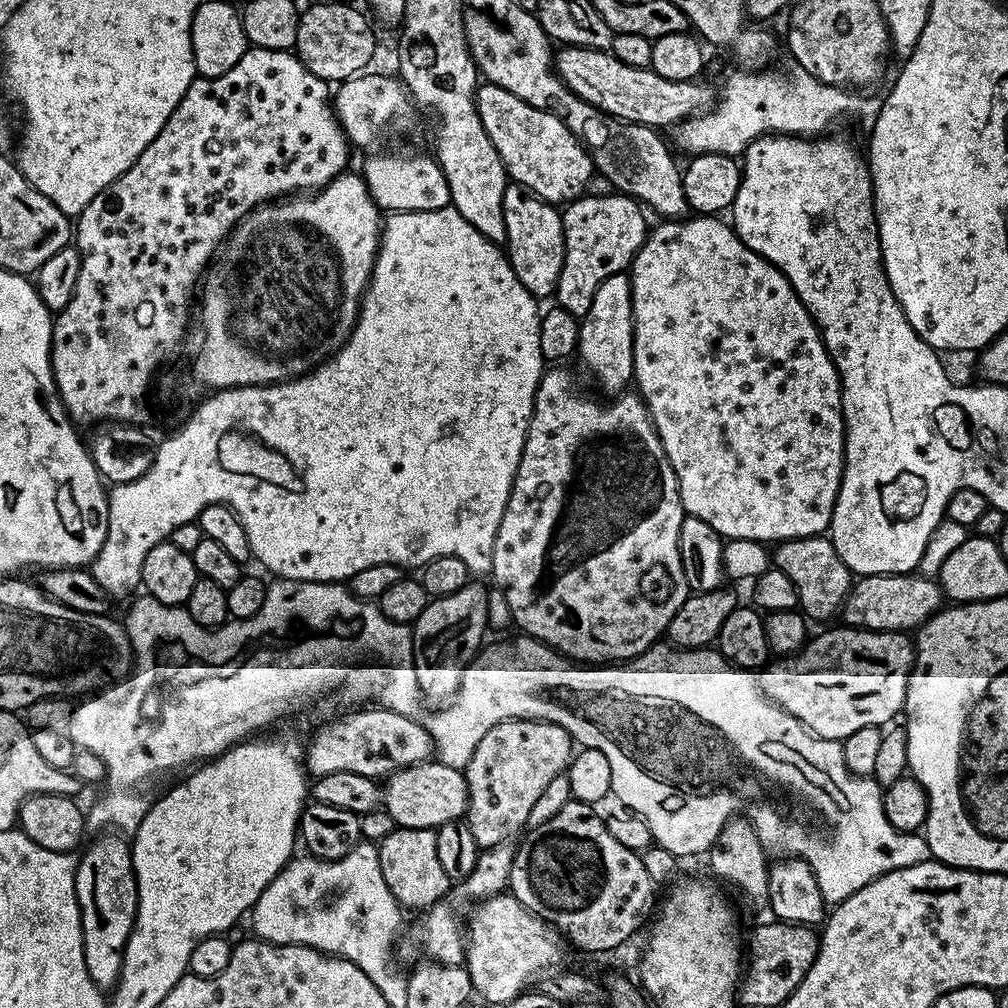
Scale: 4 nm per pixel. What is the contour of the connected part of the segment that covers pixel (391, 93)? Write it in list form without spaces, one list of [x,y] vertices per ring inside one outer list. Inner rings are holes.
[[[364,72],[341,81],[337,92],[333,93],[333,112],[347,134],[351,145],[366,148],[380,141],[390,130],[390,126],[401,124],[408,128],[416,120],[417,109],[407,89],[397,77]]]

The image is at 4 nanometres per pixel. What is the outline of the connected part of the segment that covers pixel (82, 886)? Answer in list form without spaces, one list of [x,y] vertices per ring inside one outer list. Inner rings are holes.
[[[100,834],[96,841],[89,846],[88,849],[83,849],[84,857],[79,857],[76,865],[76,897],[78,898],[78,906],[80,907],[80,921],[82,922],[82,930],[84,931],[84,957],[86,958],[86,970],[90,974],[90,978],[95,982],[101,990],[108,990],[115,985],[116,981],[120,978],[120,967],[124,961],[124,947],[128,941],[128,935],[132,932],[132,929],[136,926],[136,907],[140,899],[138,898],[138,890],[136,889],[136,871],[132,865],[132,850],[127,839],[123,840],[123,835],[114,834],[118,836],[102,836],[106,834]]]

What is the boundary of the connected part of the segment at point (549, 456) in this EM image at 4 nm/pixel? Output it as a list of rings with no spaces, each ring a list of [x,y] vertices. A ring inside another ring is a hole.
[[[552,366],[545,371],[536,391],[526,442],[522,446],[522,458],[514,474],[514,482],[508,495],[506,510],[502,514],[502,522],[498,526],[498,534],[494,538],[492,551],[490,576],[491,579],[496,579],[495,587],[504,593],[510,606],[512,624],[520,627],[521,633],[555,650],[561,657],[571,658],[576,662],[587,662],[592,666],[604,666],[609,662],[632,662],[643,657],[659,641],[656,639],[667,633],[674,614],[678,614],[682,602],[686,602],[690,595],[686,574],[682,570],[682,558],[678,554],[678,530],[686,513],[680,501],[676,475],[666,458],[666,450],[658,438],[648,408],[639,395],[628,395],[613,395],[603,404],[602,401],[579,392],[571,374],[564,366]]]

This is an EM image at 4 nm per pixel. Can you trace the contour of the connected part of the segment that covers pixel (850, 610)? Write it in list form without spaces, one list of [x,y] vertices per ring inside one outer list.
[[[919,574],[861,576],[853,583],[844,600],[843,623],[849,628],[867,628],[870,632],[903,632],[919,629],[942,607],[942,593],[935,579]]]

